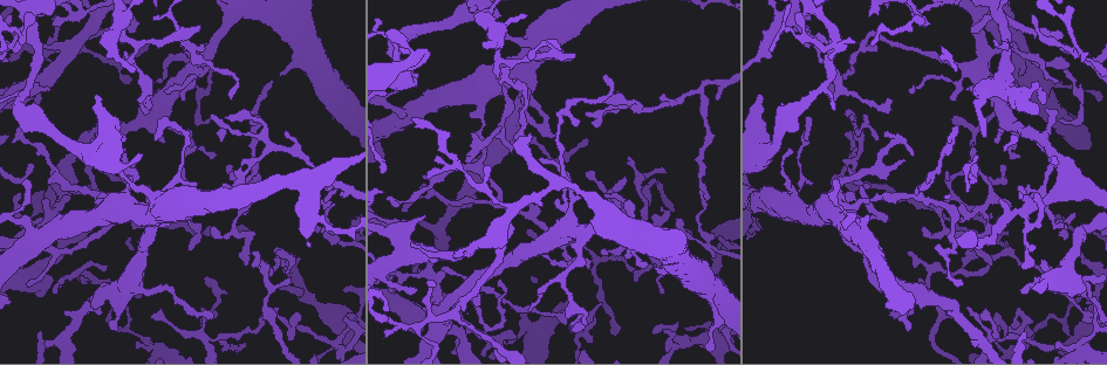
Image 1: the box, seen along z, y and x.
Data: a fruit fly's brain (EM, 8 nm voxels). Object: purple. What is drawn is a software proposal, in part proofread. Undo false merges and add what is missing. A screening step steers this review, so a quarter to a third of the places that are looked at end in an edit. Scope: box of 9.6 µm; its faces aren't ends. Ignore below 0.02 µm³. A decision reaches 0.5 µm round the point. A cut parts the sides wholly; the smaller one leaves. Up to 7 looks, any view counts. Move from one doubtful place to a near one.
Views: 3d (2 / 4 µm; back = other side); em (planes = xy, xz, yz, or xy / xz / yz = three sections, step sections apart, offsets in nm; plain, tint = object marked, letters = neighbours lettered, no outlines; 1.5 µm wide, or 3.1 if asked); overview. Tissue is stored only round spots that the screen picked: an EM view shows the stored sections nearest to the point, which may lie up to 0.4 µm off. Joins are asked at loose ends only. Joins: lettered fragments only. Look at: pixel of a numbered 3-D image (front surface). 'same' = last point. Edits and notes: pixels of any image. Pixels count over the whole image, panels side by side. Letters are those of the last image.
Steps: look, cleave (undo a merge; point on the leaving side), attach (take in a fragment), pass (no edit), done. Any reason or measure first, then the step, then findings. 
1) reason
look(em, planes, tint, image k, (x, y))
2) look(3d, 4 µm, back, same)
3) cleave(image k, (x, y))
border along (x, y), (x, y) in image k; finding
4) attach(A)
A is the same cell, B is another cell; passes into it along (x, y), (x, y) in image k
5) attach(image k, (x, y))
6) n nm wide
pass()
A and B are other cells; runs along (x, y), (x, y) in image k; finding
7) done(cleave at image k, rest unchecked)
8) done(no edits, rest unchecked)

abrupt turn
look(em, planes, letters, image 1, (630, 104))

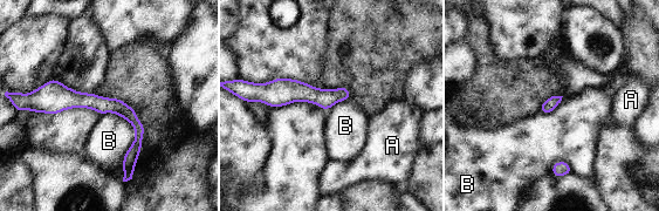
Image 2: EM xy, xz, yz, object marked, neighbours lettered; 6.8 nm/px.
B touches over 500 nm
pass()
A and B are other cells; border along (107, 111), (135, 135), (122, 181) in image 2; all the same cell

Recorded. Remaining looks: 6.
three arms meet
look(em, planes, tint, image 1, (919, 195))

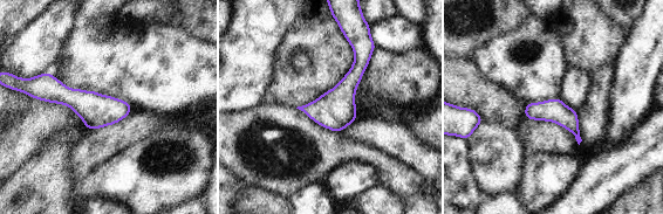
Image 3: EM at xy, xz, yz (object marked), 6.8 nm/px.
see the neighbours
look(em, planes, letters, same)

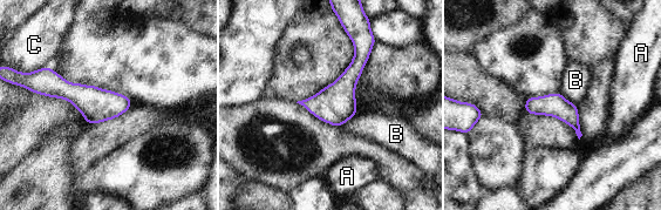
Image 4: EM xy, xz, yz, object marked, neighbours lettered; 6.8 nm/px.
170 nm wide; B touches over 170 nm
pass()
A, B and C are other cells; continuous, no second cell

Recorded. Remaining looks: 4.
branch stops here
look(em, xz, step 4, tint, image 1, (37, 17))

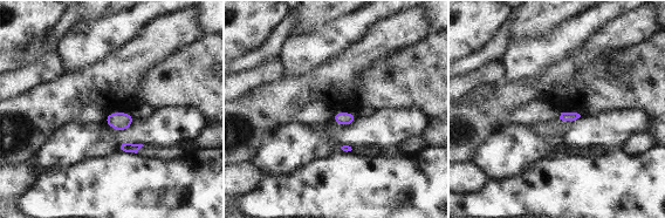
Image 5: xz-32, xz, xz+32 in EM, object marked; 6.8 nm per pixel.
what lies round it
look(em, xz, step 4, letters, same)

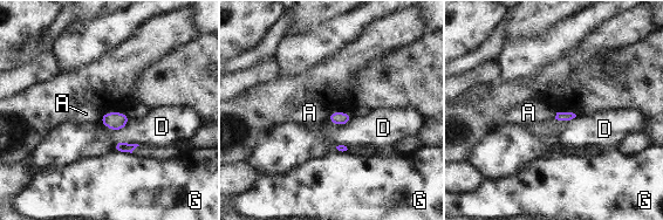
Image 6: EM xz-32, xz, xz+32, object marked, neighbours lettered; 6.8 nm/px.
pass()
A, D and G are other cells; border along (102, 115), (100, 122) in image 6; none of them fits

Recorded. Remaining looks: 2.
done(no edits, rest unchecked)

